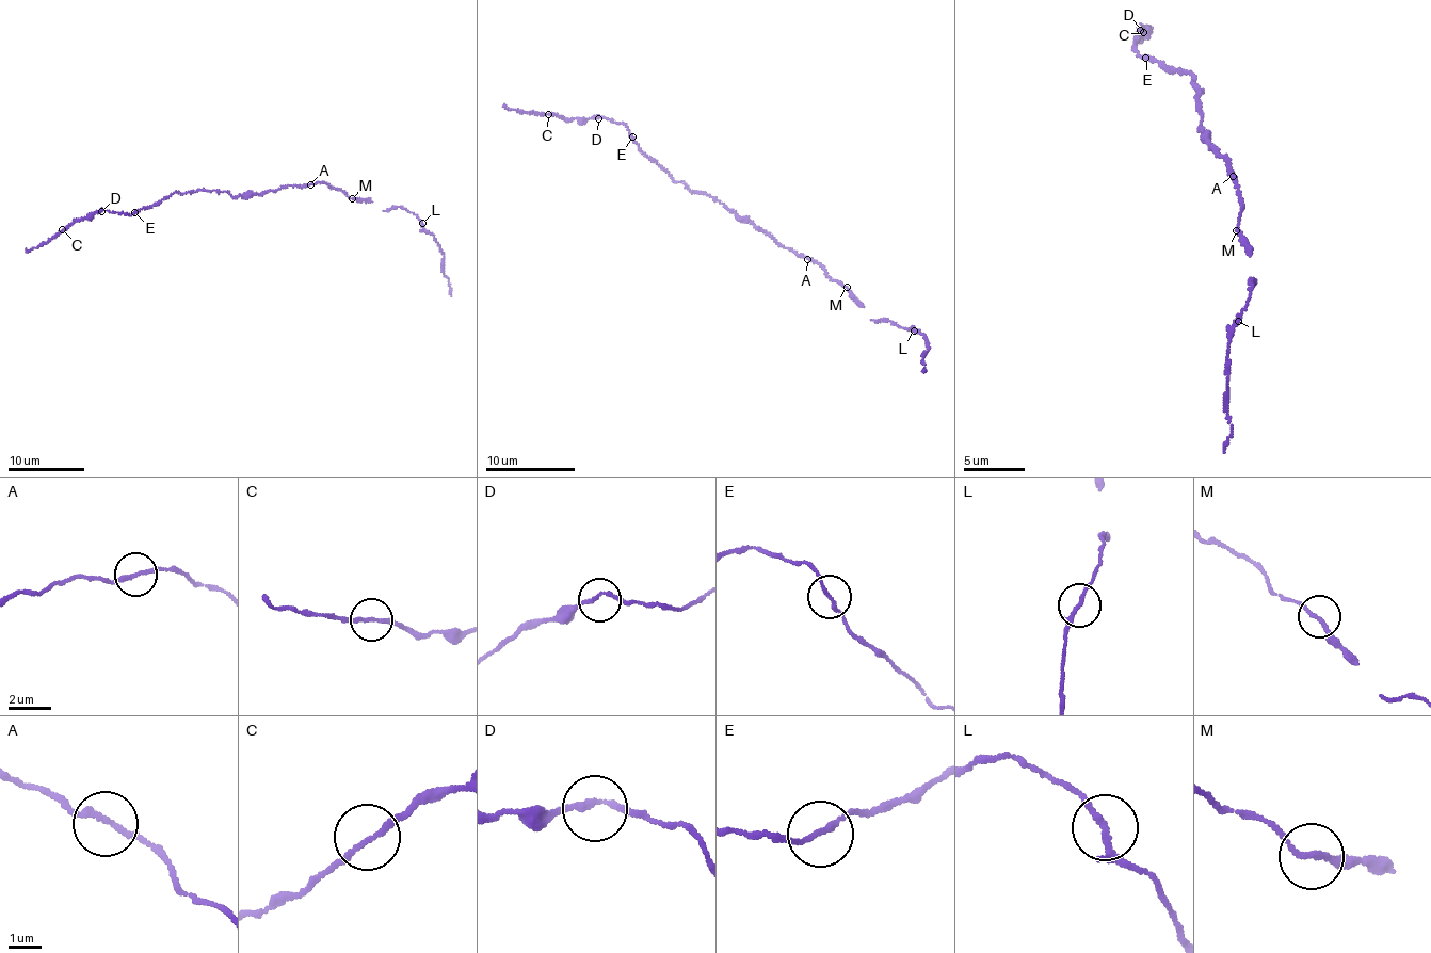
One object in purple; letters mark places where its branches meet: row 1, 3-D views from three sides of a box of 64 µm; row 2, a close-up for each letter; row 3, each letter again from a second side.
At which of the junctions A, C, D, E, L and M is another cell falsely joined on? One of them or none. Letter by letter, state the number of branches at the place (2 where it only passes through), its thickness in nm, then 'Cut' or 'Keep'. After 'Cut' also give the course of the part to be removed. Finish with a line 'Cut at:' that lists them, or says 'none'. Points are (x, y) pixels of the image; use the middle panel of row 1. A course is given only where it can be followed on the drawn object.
A: Branches: 2. Thickness 170 nm. Keep
C: Branches: 2. Thickness 160 nm. Keep
D: Branches: 2. Thickness 150 nm. Keep
E: Branches: 2. Thickness 160 nm. Keep
L: Branches: 3. Thickness 150 nm. Keep
M: Branches: 2. Thickness 160 nm. Keep
Cut at: none

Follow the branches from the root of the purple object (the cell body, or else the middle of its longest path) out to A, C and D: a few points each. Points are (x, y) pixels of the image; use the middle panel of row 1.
A: (758, 230), (768, 232), (778, 244), (807, 259)
C: (758, 230), (707, 194), (692, 193), (674, 181), (641, 150), (624, 124), (549, 113)
D: (758, 230), (707, 194), (692, 193), (684, 183), (674, 181), (666, 170), (641, 150), (624, 124), (598, 118)

